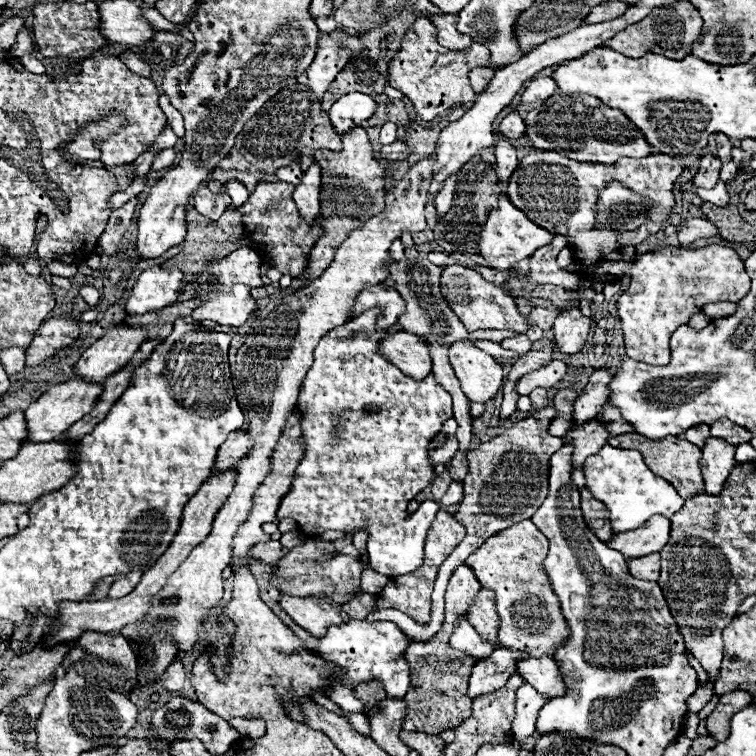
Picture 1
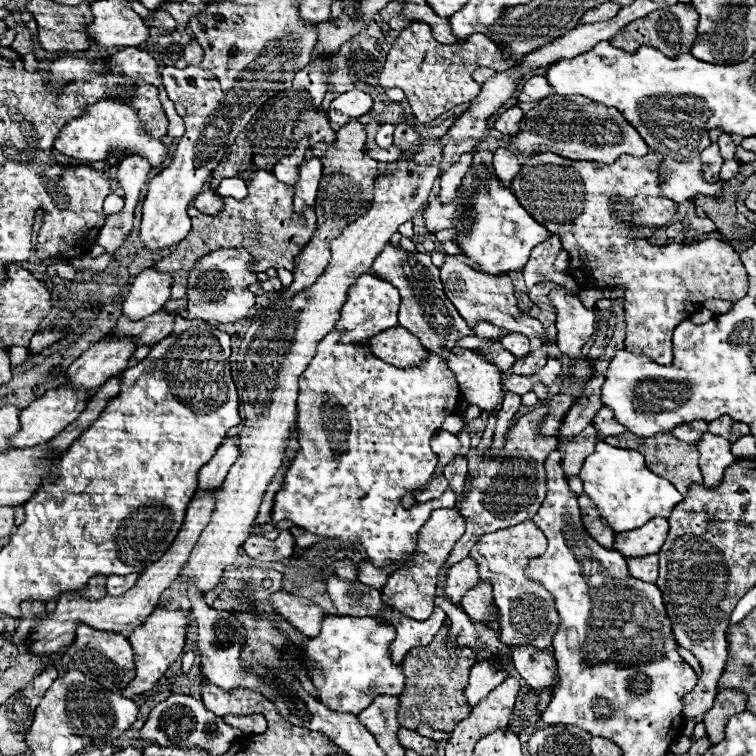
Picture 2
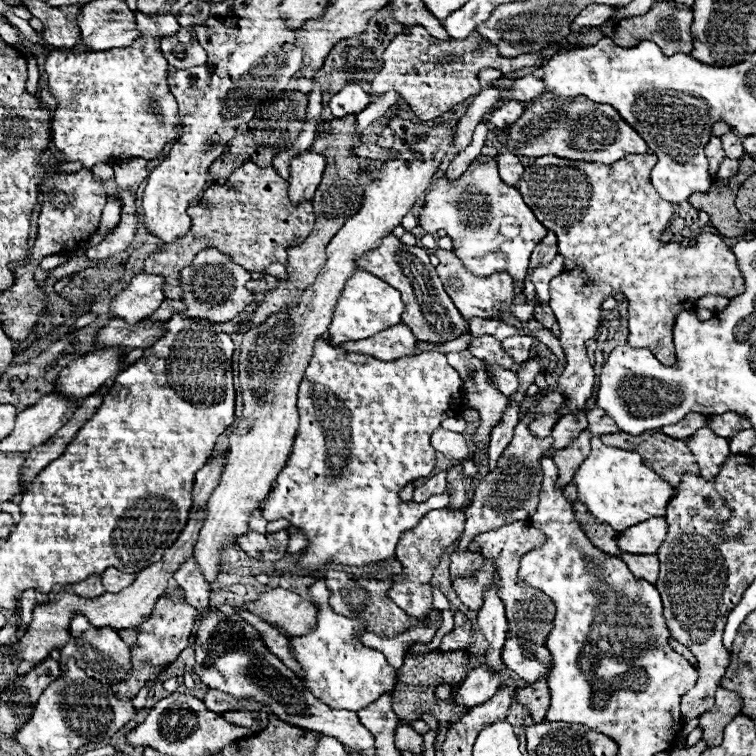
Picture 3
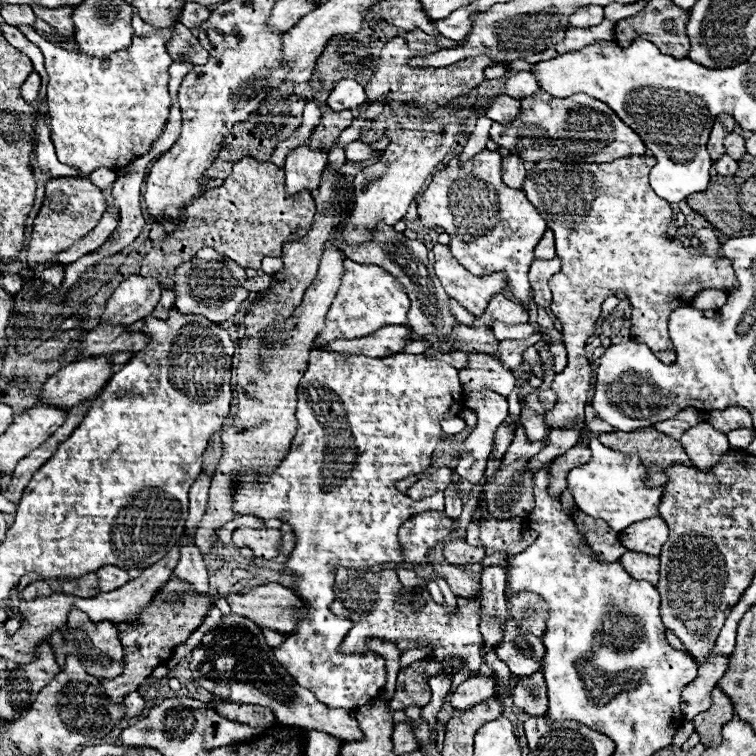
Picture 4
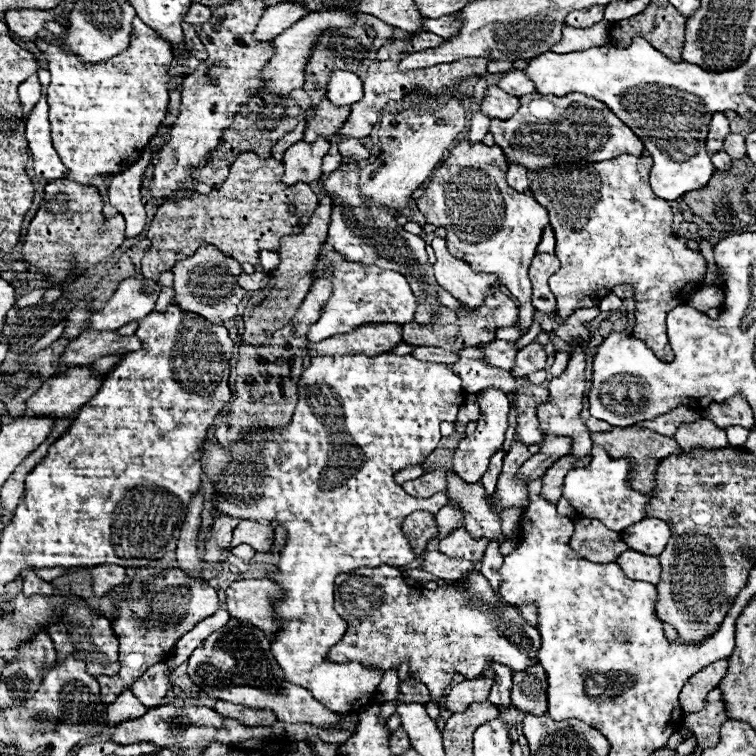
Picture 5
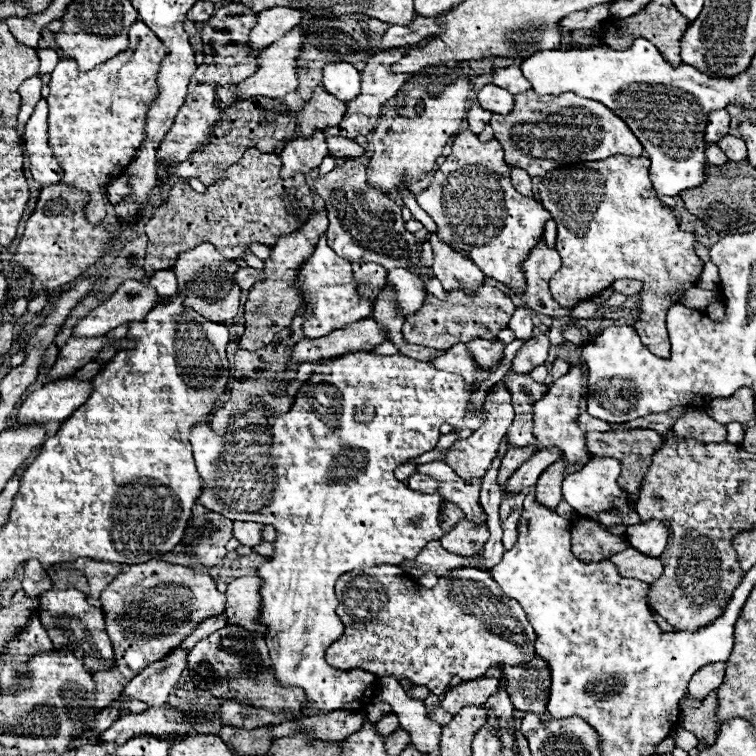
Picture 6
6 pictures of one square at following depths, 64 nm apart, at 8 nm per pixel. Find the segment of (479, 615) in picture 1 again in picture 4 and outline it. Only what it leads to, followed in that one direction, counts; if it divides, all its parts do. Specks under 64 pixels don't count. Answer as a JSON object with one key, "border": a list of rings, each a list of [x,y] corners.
{"border":[[[434,562],[432,564],[432,568],[446,578],[452,592],[456,596],[464,596],[464,598],[478,596],[484,566],[486,564],[468,564],[468,566],[458,568],[458,566],[452,566],[452,564],[446,564],[446,562],[442,562],[442,564]]]}

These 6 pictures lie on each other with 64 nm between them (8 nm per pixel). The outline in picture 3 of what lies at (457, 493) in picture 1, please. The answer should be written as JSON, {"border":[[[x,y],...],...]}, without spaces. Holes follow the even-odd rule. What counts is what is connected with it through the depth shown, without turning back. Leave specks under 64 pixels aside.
{"border":[[[356,270],[354,276],[346,282],[342,296],[336,304],[332,324],[328,328],[328,340],[332,344],[344,344],[352,340],[364,340],[368,336],[374,336],[376,332],[400,324],[400,314],[404,310],[404,302],[400,298],[400,292],[392,288],[388,282],[382,278],[366,272],[366,270]],[[318,340],[314,356],[310,360],[310,366],[304,372],[304,378],[300,382],[300,392],[298,392],[298,414],[300,414],[300,426],[298,426],[298,436],[294,442],[294,450],[286,462],[286,466],[282,468],[282,472],[278,474],[270,494],[266,496],[266,500],[262,502],[260,510],[262,516],[270,522],[270,520],[280,520],[286,518],[290,520],[292,526],[298,526],[306,536],[308,536],[308,546],[306,552],[300,556],[300,566],[302,568],[322,568],[326,562],[334,562],[334,564],[342,564],[342,566],[366,566],[366,564],[374,564],[374,562],[382,562],[394,556],[396,546],[400,542],[402,532],[406,532],[408,528],[414,528],[416,522],[424,516],[424,512],[436,510],[436,508],[446,508],[450,502],[448,494],[438,494],[434,498],[428,498],[422,504],[416,502],[402,502],[398,492],[408,484],[414,482],[418,478],[426,478],[434,466],[436,466],[436,452],[430,446],[430,436],[432,432],[440,426],[442,420],[450,418],[450,416],[458,416],[462,408],[462,392],[460,392],[460,378],[458,372],[448,366],[446,356],[440,352],[428,352],[428,354],[418,354],[412,358],[404,358],[400,362],[382,362],[378,358],[372,358],[368,354],[356,354],[356,352],[346,352],[346,350],[338,350],[336,346],[328,344],[326,340]]]}

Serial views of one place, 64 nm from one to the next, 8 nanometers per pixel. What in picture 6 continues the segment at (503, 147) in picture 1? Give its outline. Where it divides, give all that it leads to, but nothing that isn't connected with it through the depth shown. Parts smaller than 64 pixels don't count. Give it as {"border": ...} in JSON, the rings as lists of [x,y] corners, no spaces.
{"border":[[[512,168],[510,170],[510,178],[512,178],[512,184],[518,192],[522,192],[524,196],[534,196],[534,190],[532,190],[532,178],[528,176],[528,172],[520,170],[520,168]]]}

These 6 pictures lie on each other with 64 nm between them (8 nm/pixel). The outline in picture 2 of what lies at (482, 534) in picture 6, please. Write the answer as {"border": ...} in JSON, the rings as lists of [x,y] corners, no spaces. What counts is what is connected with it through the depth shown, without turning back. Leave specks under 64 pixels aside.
{"border":[[[464,558],[462,562],[454,564],[448,570],[448,584],[446,584],[446,598],[454,604],[460,606],[464,592],[468,592],[468,588],[474,588],[478,584],[478,566],[474,560]]]}

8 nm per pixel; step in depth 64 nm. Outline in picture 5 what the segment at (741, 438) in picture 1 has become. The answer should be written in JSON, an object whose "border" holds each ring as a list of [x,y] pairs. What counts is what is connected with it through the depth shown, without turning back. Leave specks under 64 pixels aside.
{"border":[[[734,396],[732,400],[724,404],[710,404],[704,410],[704,418],[712,420],[718,428],[730,428],[730,426],[742,426],[752,430],[754,428],[754,416],[752,408],[742,396]]]}

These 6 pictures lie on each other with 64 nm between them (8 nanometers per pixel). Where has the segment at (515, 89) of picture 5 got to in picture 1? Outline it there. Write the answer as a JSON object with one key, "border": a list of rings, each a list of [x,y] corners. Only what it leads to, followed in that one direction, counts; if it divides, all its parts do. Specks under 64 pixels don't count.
{"border":[[[542,76],[542,78],[532,78],[522,94],[522,102],[528,104],[528,102],[542,102],[546,98],[550,98],[552,94],[556,94],[558,86],[554,84],[552,78],[548,76]]]}

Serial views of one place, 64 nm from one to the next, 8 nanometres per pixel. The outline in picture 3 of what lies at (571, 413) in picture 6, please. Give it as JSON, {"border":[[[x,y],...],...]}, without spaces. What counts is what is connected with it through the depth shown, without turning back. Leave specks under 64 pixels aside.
{"border":[[[628,154],[610,166],[600,162],[572,162],[558,156],[540,156],[526,164],[524,174],[518,180],[516,188],[524,196],[524,202],[548,230],[556,232],[558,252],[566,258],[564,272],[550,282],[548,302],[556,314],[560,326],[558,338],[566,354],[566,368],[558,378],[558,388],[566,396],[566,404],[560,410],[560,416],[584,408],[586,400],[592,394],[594,370],[586,356],[586,340],[596,335],[601,320],[601,304],[608,296],[612,296],[614,292],[622,292],[628,300],[628,344],[632,348],[648,348],[662,364],[672,366],[676,360],[672,328],[682,308],[694,310],[696,302],[708,294],[734,298],[744,292],[744,278],[740,266],[736,264],[736,256],[732,256],[730,246],[726,246],[720,236],[702,232],[696,236],[696,246],[664,244],[658,240],[672,220],[674,204],[662,200],[652,188],[650,172],[656,162],[656,154]]]}

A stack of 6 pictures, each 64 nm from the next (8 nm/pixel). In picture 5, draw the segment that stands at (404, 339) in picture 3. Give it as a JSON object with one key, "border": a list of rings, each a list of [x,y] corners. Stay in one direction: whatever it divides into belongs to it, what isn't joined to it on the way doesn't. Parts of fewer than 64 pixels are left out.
{"border":[[[374,324],[356,328],[356,332],[346,336],[332,336],[322,342],[310,342],[306,352],[312,354],[366,354],[378,356],[390,352],[394,346],[402,344],[402,326],[398,324]]]}

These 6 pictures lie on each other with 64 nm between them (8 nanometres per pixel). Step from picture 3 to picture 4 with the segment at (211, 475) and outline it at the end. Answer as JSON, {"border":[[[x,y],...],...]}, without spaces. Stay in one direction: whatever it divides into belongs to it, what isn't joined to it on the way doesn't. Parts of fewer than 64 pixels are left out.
{"border":[[[202,472],[196,478],[196,482],[192,484],[192,488],[190,488],[190,516],[186,520],[186,530],[196,530],[200,520],[202,520],[202,516],[204,516],[210,482],[212,482],[212,476]]]}

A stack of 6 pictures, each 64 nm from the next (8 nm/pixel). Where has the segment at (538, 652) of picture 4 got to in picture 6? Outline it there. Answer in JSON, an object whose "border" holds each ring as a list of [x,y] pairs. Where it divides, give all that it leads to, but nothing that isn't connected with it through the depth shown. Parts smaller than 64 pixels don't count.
{"border":[[[374,566],[374,568],[362,568],[362,570],[352,570],[352,572],[346,572],[342,578],[338,578],[336,582],[336,596],[338,596],[338,616],[344,620],[344,636],[334,642],[328,650],[326,650],[326,662],[330,666],[336,666],[336,668],[364,668],[366,672],[372,672],[376,674],[378,678],[382,676],[396,676],[398,680],[400,678],[408,678],[412,684],[418,684],[418,686],[426,686],[432,694],[440,696],[446,692],[448,684],[450,684],[450,678],[452,676],[460,676],[462,680],[474,680],[474,678],[480,678],[484,676],[484,672],[490,668],[490,666],[496,666],[496,664],[526,664],[536,652],[534,652],[534,644],[536,644],[536,632],[532,628],[532,624],[528,622],[526,618],[526,612],[522,610],[520,604],[516,604],[514,600],[506,598],[504,592],[500,590],[500,586],[482,570],[478,568],[458,568],[452,572],[452,576],[448,578],[440,578],[440,582],[434,586],[434,588],[424,588],[420,586],[416,580],[412,580],[408,574],[400,572],[398,566]]]}

